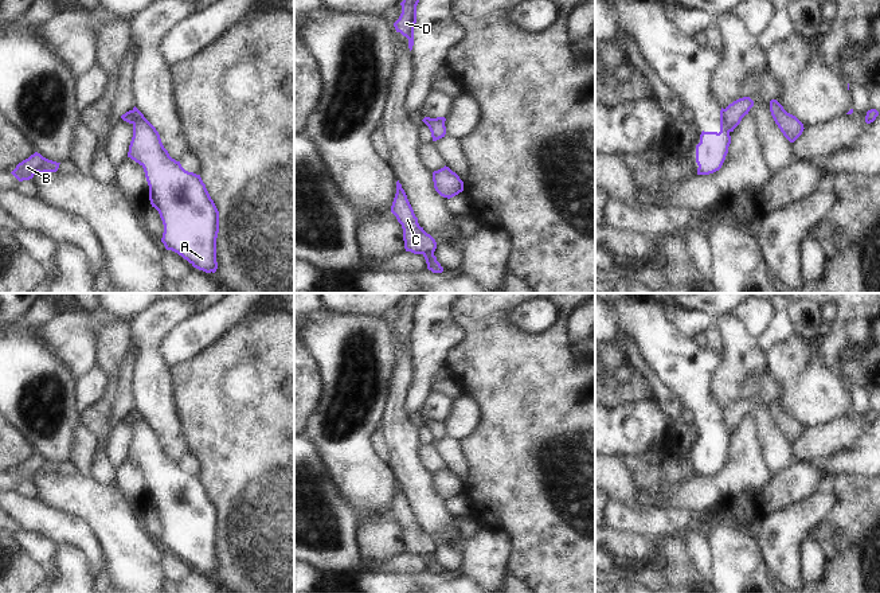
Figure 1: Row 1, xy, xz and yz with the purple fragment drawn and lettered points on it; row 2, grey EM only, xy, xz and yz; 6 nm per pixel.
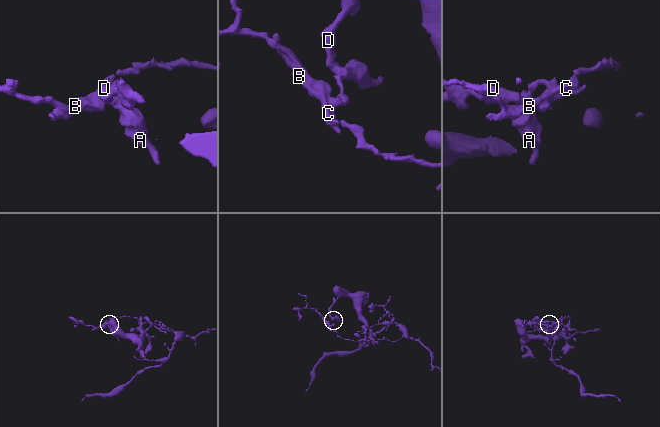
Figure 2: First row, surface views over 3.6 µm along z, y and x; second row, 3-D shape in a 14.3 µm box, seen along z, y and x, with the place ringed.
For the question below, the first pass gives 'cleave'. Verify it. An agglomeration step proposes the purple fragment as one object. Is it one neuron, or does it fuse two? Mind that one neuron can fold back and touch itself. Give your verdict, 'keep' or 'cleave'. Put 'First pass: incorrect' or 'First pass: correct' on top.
First pass: correct
cleave

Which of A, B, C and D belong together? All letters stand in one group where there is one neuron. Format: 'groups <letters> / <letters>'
groups A D / B C

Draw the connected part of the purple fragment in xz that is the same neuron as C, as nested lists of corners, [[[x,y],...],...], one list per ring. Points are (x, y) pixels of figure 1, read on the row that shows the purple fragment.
[[[399,180],[396,182],[396,194],[391,206],[391,212],[402,225],[406,251],[422,254],[426,260],[429,270],[433,273],[442,273],[443,268],[434,255],[437,242],[423,230],[423,227],[419,226],[418,218],[415,216]]]

